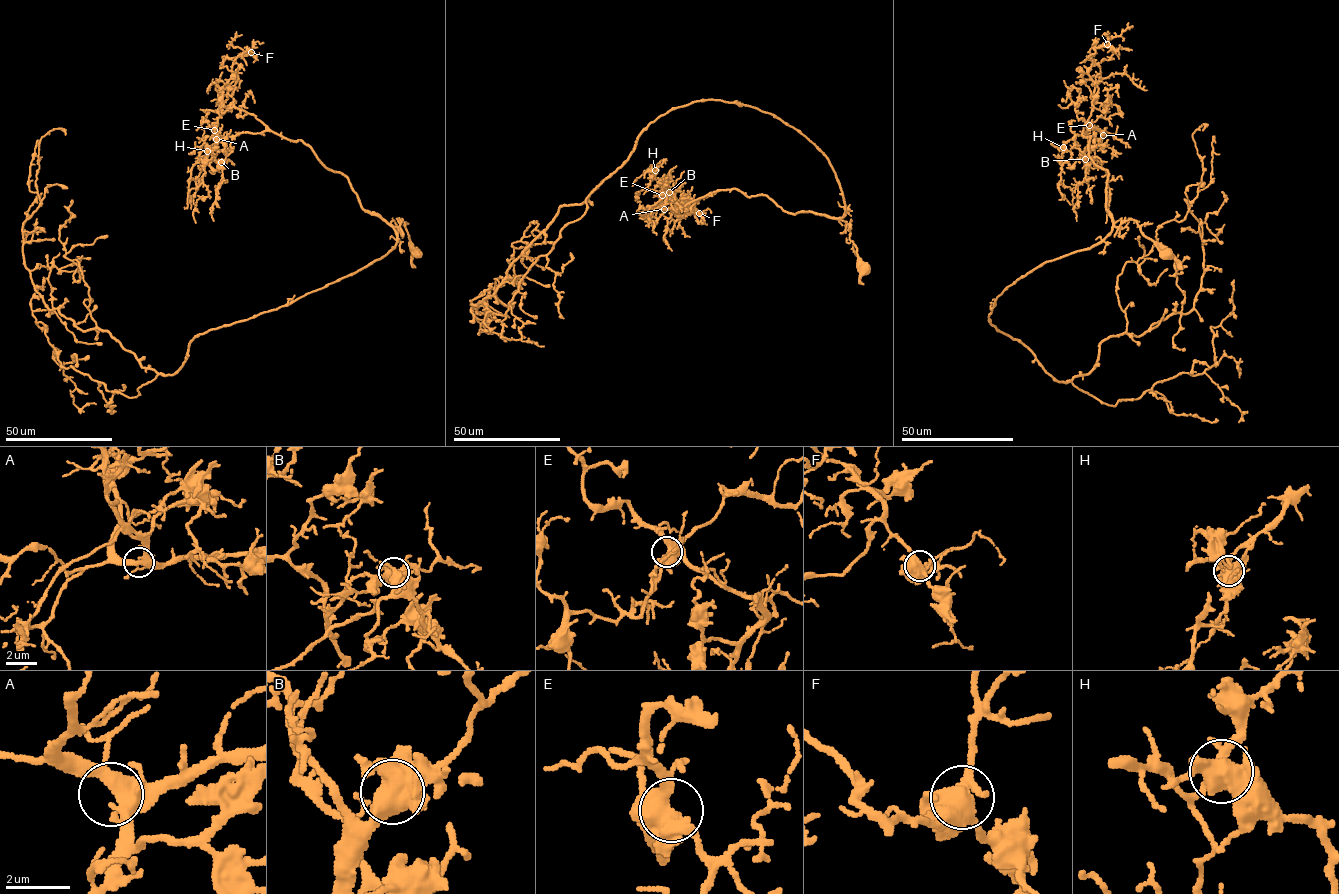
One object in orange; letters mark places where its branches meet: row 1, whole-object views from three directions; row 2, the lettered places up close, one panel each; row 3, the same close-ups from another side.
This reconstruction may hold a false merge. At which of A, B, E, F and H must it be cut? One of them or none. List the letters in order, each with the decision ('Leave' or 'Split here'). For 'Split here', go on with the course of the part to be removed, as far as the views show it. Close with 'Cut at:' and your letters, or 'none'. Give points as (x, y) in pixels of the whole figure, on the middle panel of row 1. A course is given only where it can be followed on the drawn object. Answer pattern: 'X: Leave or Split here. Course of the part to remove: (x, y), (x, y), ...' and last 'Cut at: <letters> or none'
A: Leave
B: Leave
E: Leave
F: Leave
H: Split here. Course of the part to remove: (655, 171), (655, 177), (645, 185)
Cut at: H

